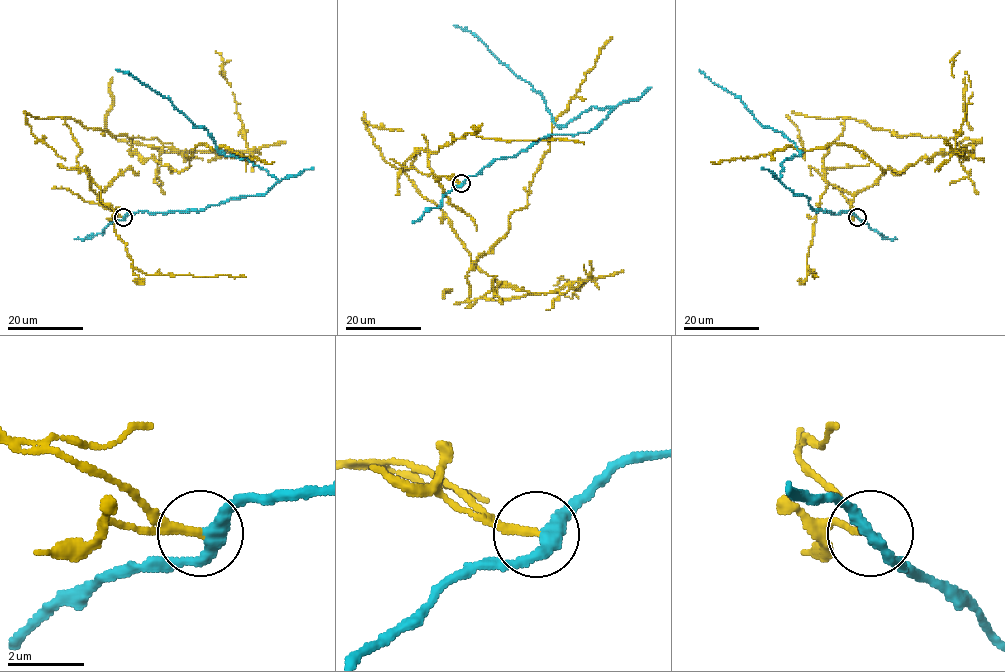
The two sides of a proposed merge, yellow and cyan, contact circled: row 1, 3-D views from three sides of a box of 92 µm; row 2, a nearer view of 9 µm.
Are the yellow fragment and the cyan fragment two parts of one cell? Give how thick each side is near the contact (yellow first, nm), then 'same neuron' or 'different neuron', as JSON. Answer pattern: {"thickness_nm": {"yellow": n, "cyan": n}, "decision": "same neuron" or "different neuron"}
{"thickness_nm": {"yellow": 240, "cyan": 340}, "decision": "different neuron"}

